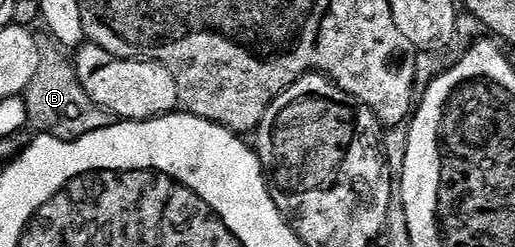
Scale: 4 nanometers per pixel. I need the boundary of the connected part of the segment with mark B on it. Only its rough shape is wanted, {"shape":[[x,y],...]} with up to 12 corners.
{"shape":[[46,52],[25,88],[30,126],[71,143],[117,124]]}

